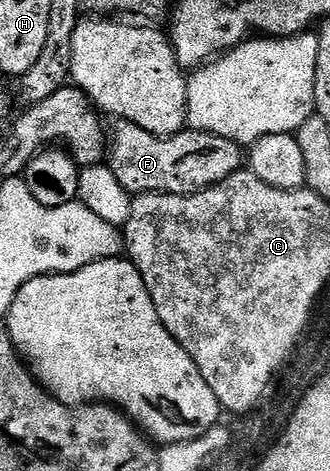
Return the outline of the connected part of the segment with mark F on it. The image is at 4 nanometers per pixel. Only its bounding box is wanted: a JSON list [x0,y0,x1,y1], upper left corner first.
[108,120,243,196]

